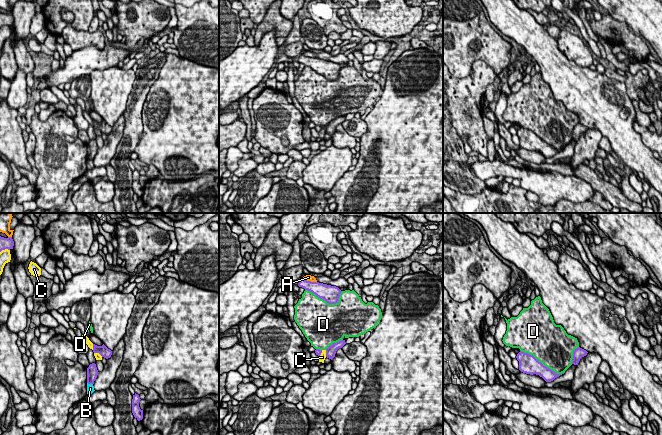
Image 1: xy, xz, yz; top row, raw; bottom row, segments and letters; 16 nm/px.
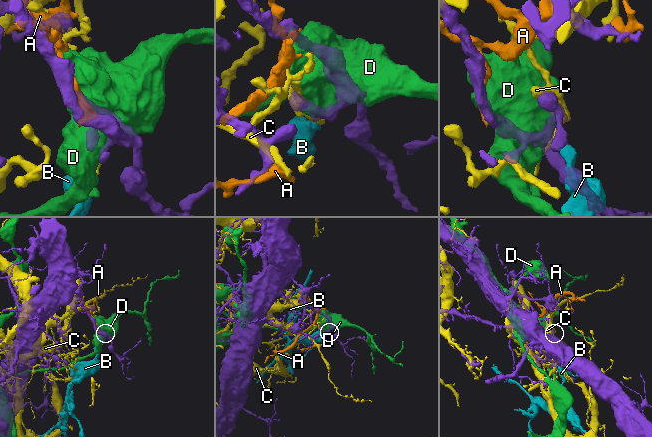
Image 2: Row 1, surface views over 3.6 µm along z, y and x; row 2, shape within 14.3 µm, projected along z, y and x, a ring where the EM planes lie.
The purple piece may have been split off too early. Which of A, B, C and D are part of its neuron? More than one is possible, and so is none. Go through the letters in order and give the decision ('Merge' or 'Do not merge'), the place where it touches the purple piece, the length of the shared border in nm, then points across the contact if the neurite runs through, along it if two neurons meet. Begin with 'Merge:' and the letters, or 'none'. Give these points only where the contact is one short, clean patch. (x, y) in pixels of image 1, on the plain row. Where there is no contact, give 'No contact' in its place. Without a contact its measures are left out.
Merge: none
A: Do not merge. Touches purple at xz (309, 57). Shared border 240 nm
B: Do not merge. Touches purple at xy (90, 159). Shared border 100 nm. Boundary: xy (87, 158), (92, 160)
C: Do not merge. Touches purple at xz (326, 129). Shared border 110 nm
D: Do not merge. Touches purple at yz (541, 139). Shared border 800 nm

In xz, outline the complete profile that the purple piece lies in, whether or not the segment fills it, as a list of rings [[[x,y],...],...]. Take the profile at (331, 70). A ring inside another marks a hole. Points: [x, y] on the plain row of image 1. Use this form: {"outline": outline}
{"outline": [[[300,55],[298,59],[299,63],[304,64],[315,70],[317,73],[325,76],[328,80],[336,80],[339,77],[341,66],[336,62],[331,62],[319,58],[311,58]]]}

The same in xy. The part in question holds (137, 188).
{"outline": [[[135,169],[132,175],[132,189],[138,197],[143,195],[143,186],[139,183],[140,176],[139,171]]]}

